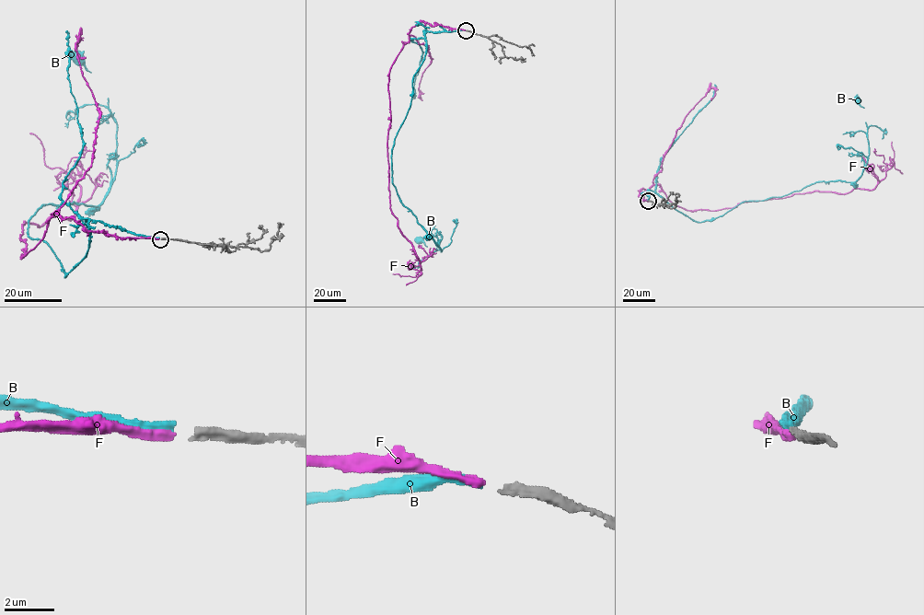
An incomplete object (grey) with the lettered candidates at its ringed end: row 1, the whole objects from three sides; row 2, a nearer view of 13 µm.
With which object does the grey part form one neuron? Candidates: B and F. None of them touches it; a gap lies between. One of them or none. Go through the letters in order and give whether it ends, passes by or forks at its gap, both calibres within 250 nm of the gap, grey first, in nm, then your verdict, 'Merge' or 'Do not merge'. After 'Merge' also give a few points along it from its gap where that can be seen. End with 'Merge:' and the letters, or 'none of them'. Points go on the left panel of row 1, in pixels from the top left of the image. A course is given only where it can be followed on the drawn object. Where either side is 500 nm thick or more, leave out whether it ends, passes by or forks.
B: It ends there. Thickness 260 nm (grey) against 320 nm. Do not merge
F: It ends there. Thickness 260 nm (grey) against 320 nm. Merge. Its course: (159, 238), (86, 229), (56, 211), (24, 257), (25, 222), (71, 219), (80, 194), (29, 133)
Merge: F

